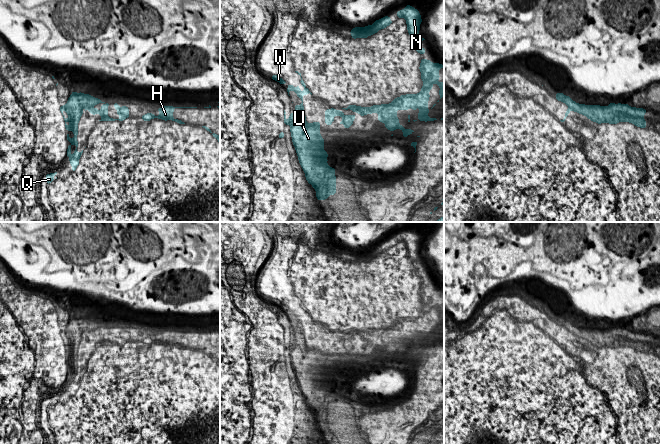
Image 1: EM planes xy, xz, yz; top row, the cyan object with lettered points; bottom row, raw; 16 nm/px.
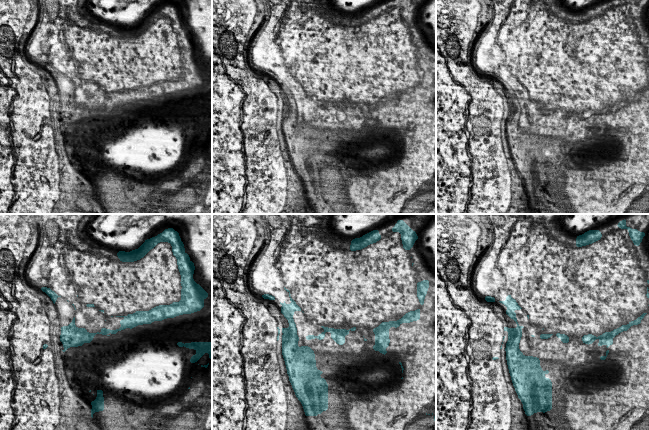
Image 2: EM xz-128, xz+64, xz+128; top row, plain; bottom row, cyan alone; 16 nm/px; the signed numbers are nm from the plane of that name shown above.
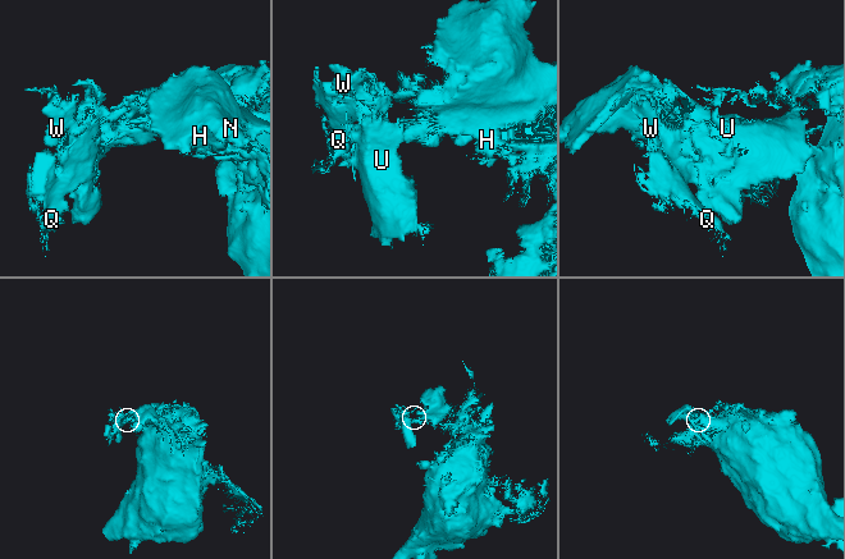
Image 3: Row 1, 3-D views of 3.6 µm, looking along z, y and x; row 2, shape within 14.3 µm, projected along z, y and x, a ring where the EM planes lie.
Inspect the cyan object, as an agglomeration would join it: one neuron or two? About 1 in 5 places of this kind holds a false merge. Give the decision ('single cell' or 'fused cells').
single cell

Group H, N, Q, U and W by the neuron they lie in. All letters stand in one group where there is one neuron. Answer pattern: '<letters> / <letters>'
H N Q U W

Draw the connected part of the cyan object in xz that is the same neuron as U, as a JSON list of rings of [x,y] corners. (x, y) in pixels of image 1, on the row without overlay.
[[[277,299],[271,300],[271,303],[280,308],[287,308],[288,319],[292,314],[302,325],[300,329],[295,329],[295,335],[290,337],[288,344],[284,334],[284,347],[290,350],[292,366],[306,404],[315,413],[317,424],[326,424],[330,419],[336,418],[335,392],[327,388],[329,379],[324,374],[324,363],[320,358],[321,346],[306,345],[303,320],[309,317],[312,319],[312,317],[306,311],[302,301],[300,307],[305,312],[302,316],[299,309],[295,312]]]

